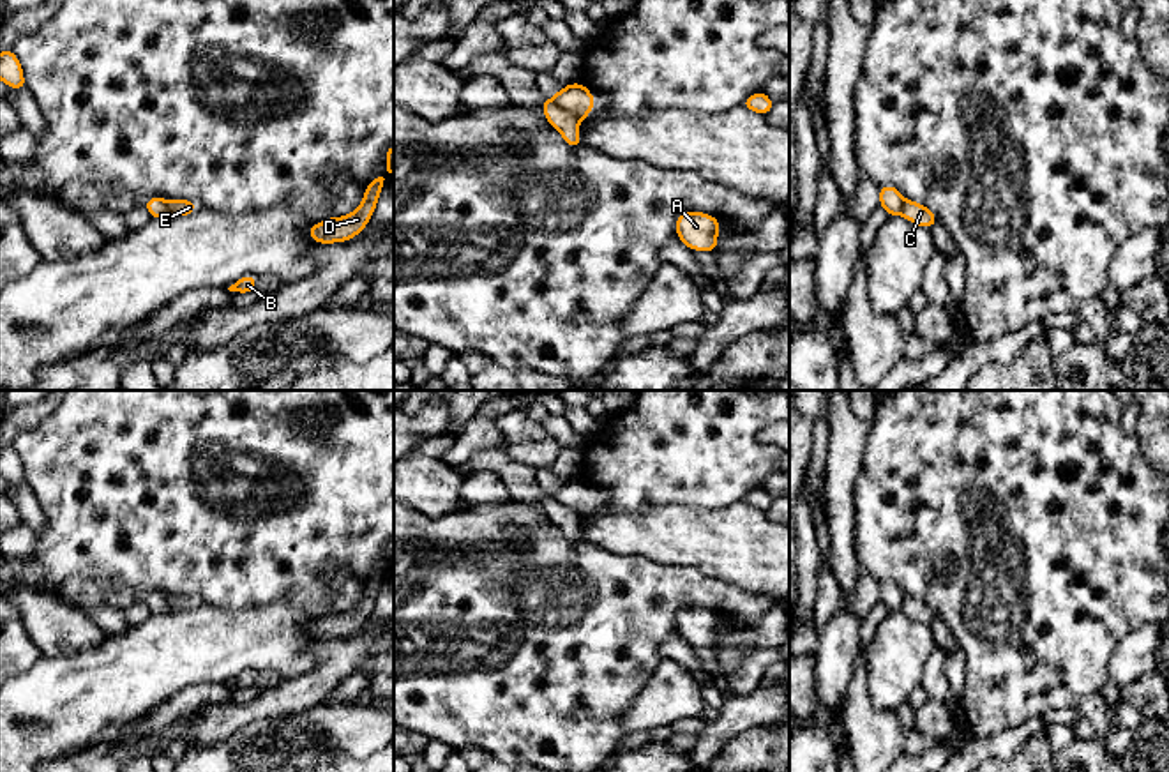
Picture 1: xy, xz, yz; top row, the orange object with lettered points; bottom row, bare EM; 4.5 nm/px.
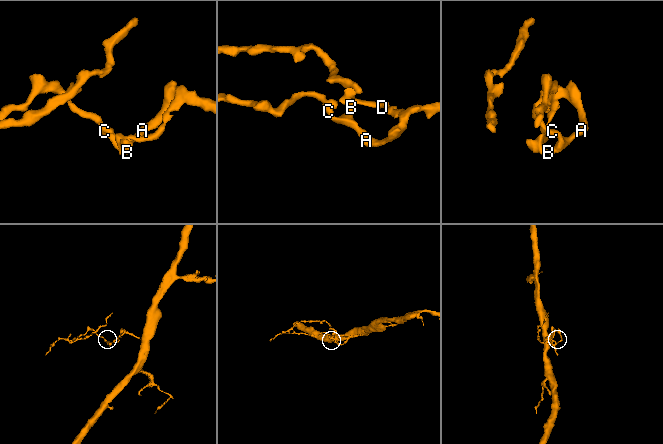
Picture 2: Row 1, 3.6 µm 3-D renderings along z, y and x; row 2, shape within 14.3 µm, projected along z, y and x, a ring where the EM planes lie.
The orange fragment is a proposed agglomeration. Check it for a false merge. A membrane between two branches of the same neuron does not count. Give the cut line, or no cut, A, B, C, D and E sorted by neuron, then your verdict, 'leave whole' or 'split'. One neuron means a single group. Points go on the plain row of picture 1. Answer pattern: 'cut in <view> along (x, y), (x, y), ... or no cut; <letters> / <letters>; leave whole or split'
cut in xz along (550, 497), (565, 504), (578, 516); A B C D / E; split

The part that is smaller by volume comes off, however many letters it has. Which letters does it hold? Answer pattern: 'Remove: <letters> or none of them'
Remove: E

